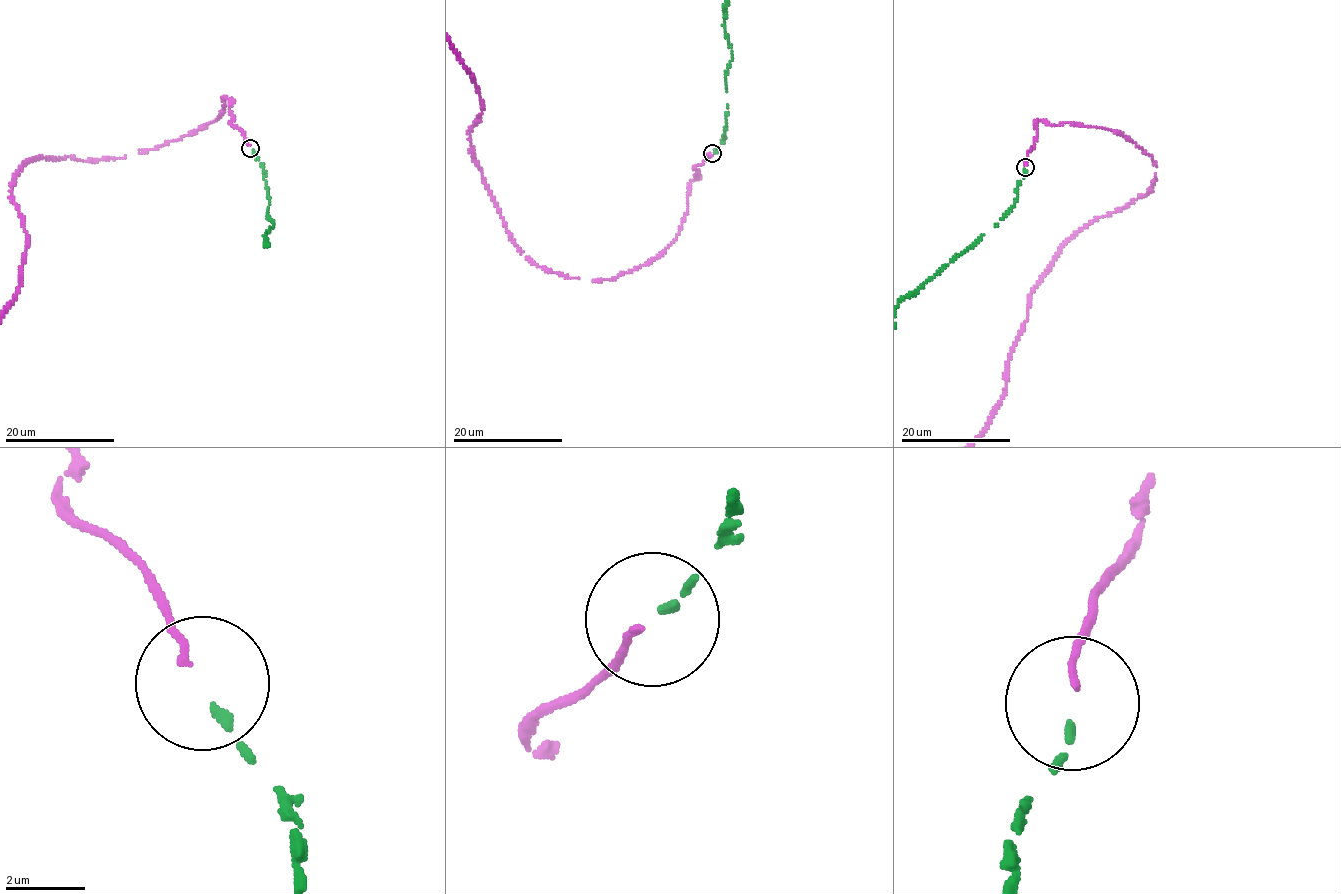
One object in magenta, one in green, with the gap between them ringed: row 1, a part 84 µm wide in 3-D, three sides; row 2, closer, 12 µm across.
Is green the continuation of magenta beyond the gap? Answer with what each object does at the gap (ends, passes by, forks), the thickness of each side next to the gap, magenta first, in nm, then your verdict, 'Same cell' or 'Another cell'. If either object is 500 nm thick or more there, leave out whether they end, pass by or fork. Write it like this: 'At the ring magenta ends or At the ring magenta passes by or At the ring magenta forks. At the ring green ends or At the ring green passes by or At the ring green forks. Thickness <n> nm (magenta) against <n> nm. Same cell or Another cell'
At the ring magenta ends. At the ring green ends. Thickness 170 nm (magenta) against 240 nm. Same cell

